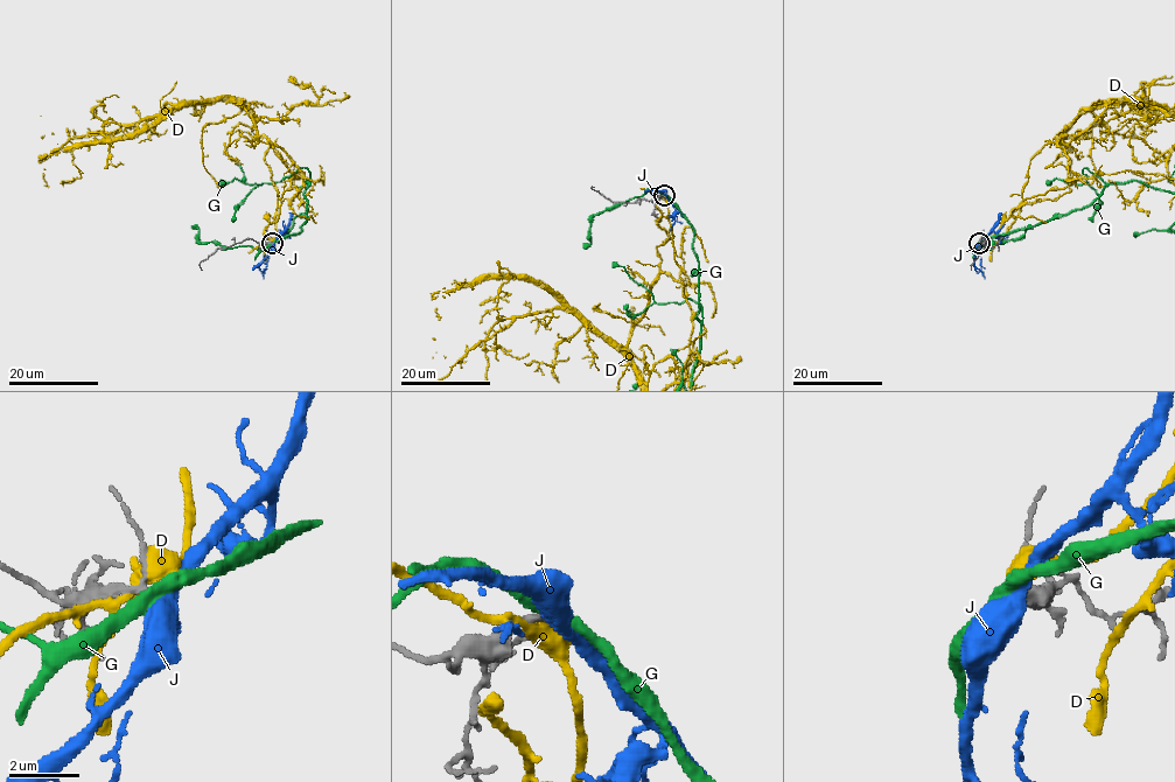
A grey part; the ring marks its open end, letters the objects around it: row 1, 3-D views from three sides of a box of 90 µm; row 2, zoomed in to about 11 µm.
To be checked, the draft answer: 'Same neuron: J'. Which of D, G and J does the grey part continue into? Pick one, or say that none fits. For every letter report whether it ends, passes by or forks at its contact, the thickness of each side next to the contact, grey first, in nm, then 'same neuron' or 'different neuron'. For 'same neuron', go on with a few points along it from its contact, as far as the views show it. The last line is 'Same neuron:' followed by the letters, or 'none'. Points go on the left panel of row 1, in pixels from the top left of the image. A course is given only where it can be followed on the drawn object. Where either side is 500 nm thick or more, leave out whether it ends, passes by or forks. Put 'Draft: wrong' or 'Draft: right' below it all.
D: it passes by | 200/400 nm | different neuron
G: it passes by | 180/360 nm | different neuron
J: it passes by | 170/480 nm | same neuron | via (271, 243), (259, 269), (263, 272), (270, 257)
Same neuron: J
Draft: right

